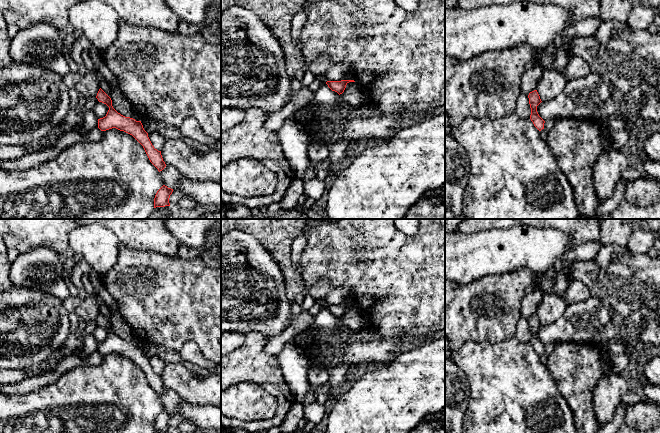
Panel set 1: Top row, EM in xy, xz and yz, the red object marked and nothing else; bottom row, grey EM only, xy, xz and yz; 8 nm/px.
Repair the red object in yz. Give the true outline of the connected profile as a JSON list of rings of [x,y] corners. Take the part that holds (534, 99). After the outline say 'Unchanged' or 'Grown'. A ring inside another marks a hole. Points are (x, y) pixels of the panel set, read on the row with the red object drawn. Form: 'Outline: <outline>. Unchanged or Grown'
Outline: [[[537,90],[530,92],[528,98],[529,98],[530,108],[531,108],[530,119],[533,122],[534,126],[539,131],[541,131],[542,129],[544,129],[545,121],[539,116],[537,112],[537,106],[542,102]]]. Unchanged

